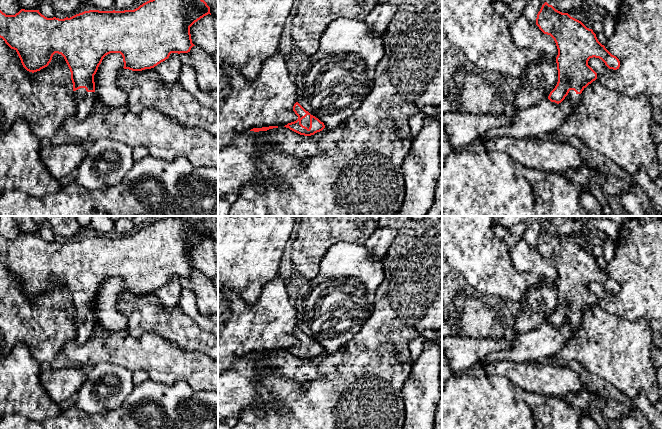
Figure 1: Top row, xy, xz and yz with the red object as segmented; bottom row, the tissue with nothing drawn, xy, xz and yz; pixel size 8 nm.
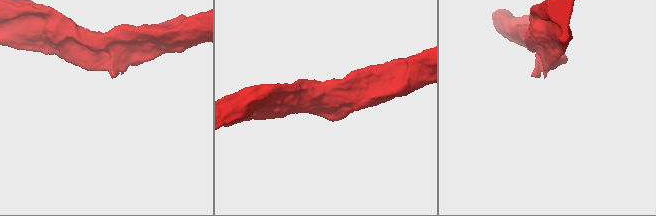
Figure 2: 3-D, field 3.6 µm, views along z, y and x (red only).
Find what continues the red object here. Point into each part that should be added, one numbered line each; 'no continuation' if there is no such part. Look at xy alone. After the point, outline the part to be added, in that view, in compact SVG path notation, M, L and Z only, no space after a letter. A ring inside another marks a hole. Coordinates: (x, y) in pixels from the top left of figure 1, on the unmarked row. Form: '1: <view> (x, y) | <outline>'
1: xy (85, 324) | M85 312L74 315L74 322L77 329L75 341L83 345L92 335L95 326L95 316L87 316Z

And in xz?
1: xz (305, 345) | M307 339L301 344L301 348L309 353L310 351L310 339Z

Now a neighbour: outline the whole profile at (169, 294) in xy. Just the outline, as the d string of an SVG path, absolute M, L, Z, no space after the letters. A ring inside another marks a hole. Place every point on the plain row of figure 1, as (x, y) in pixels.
M171 277L169 282L161 286L153 293L158 297L159 302L166 307L180 305L182 287L178 277Z

